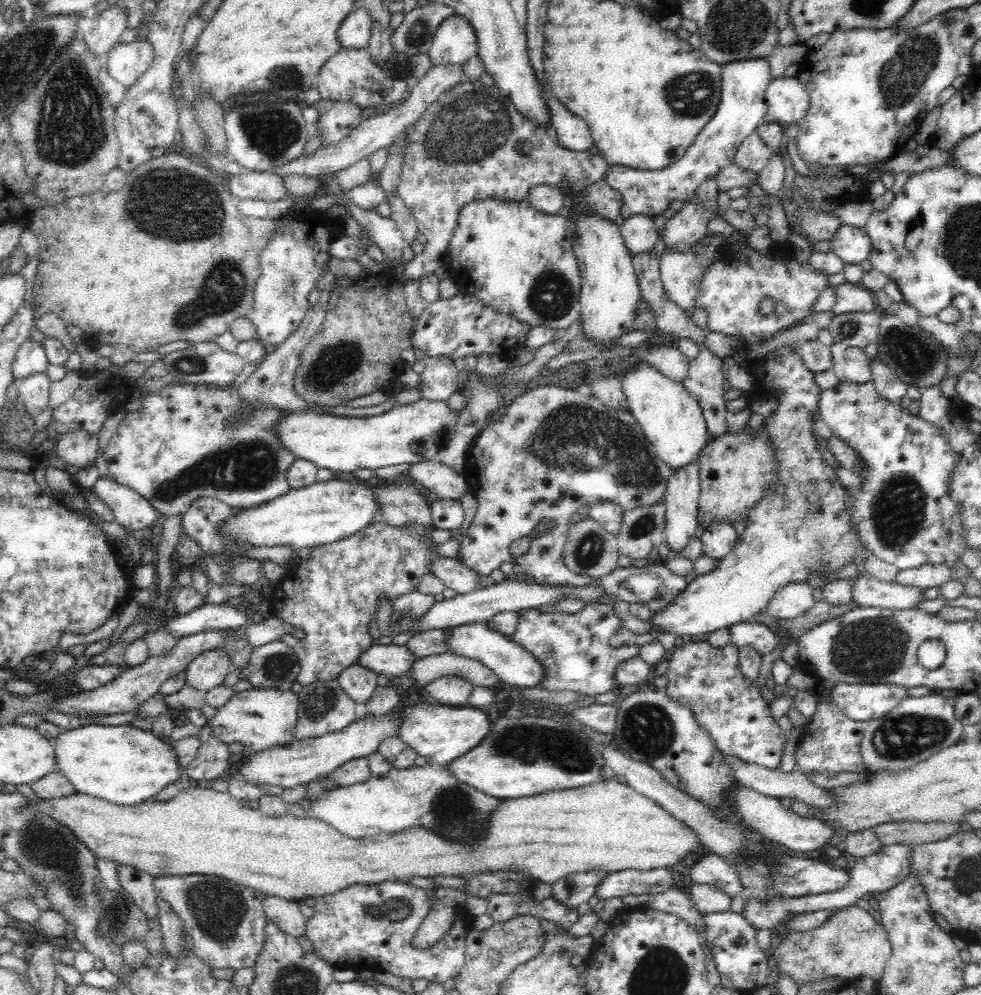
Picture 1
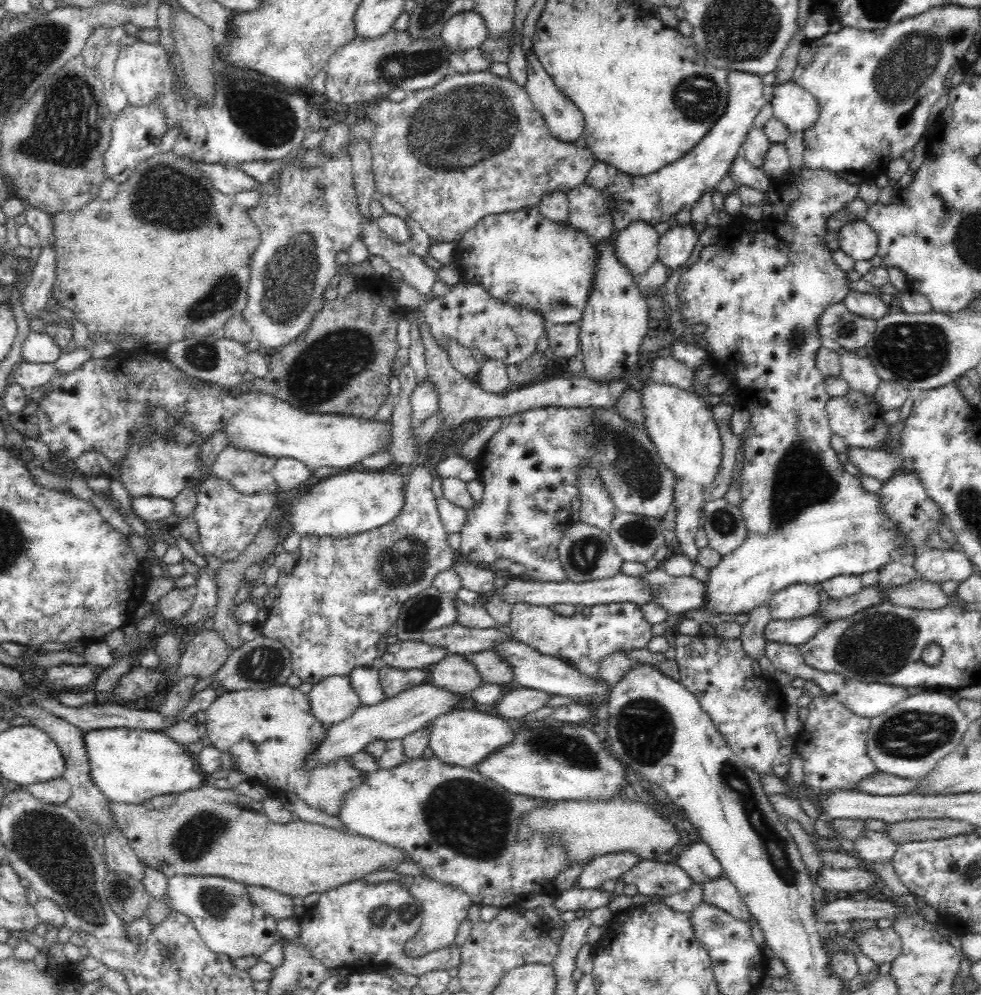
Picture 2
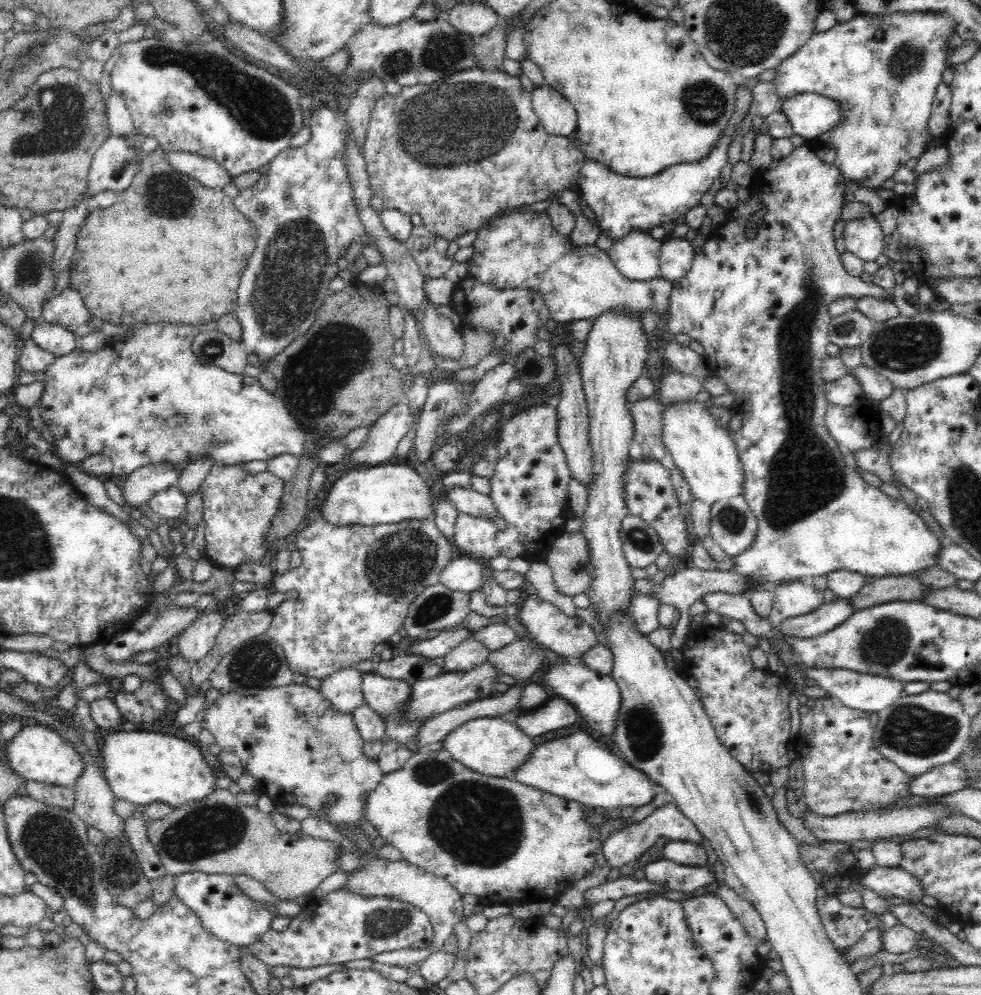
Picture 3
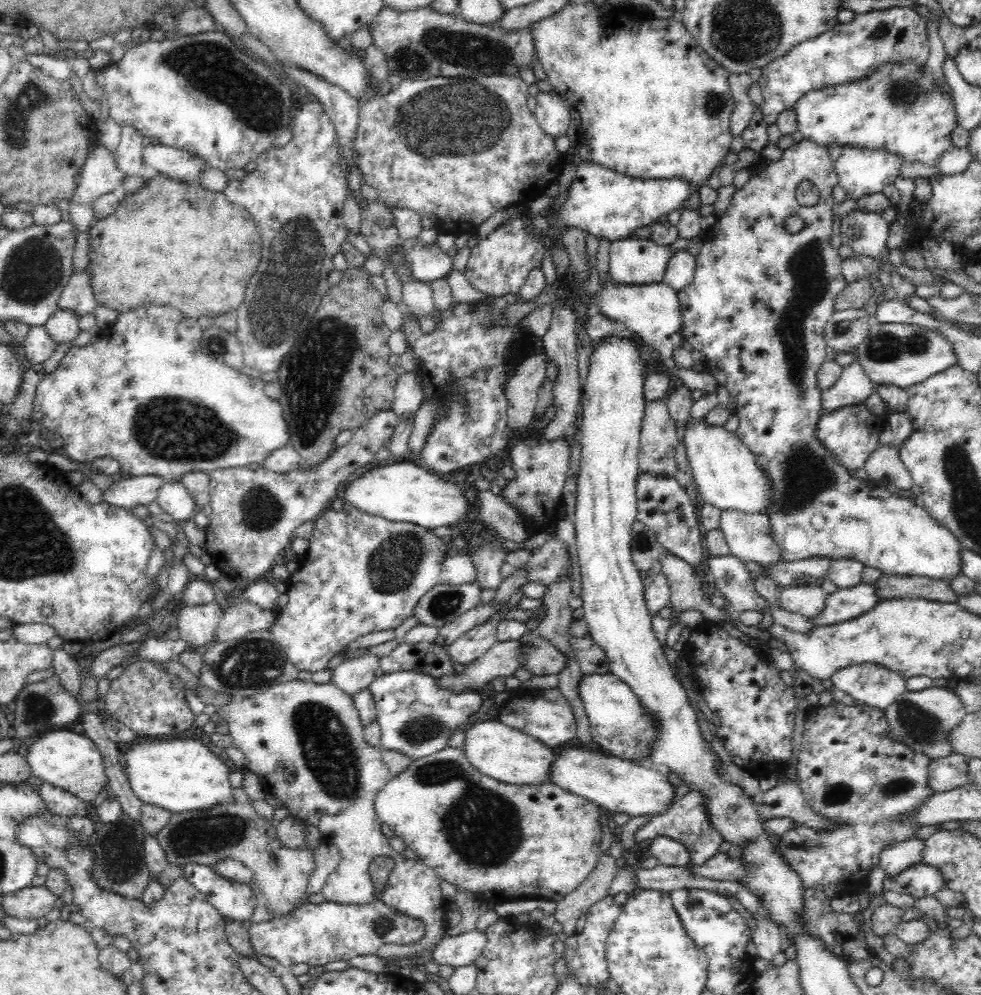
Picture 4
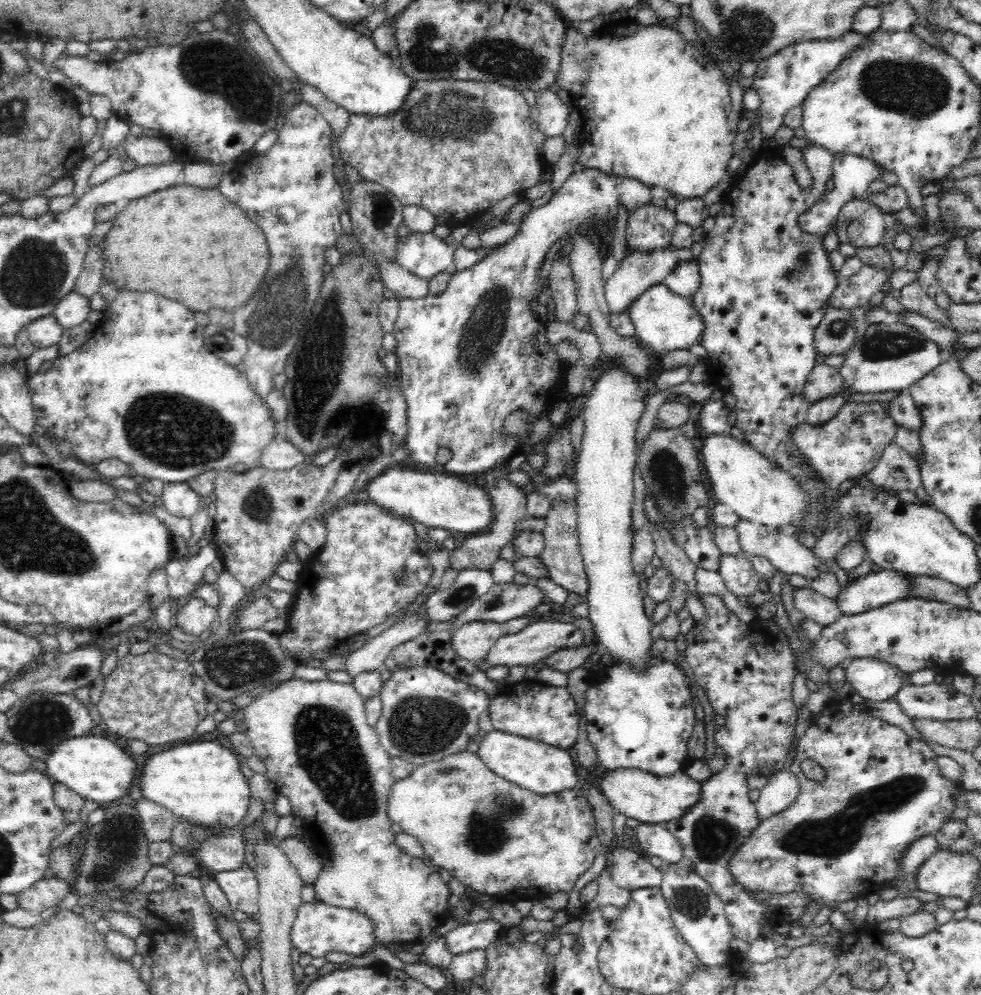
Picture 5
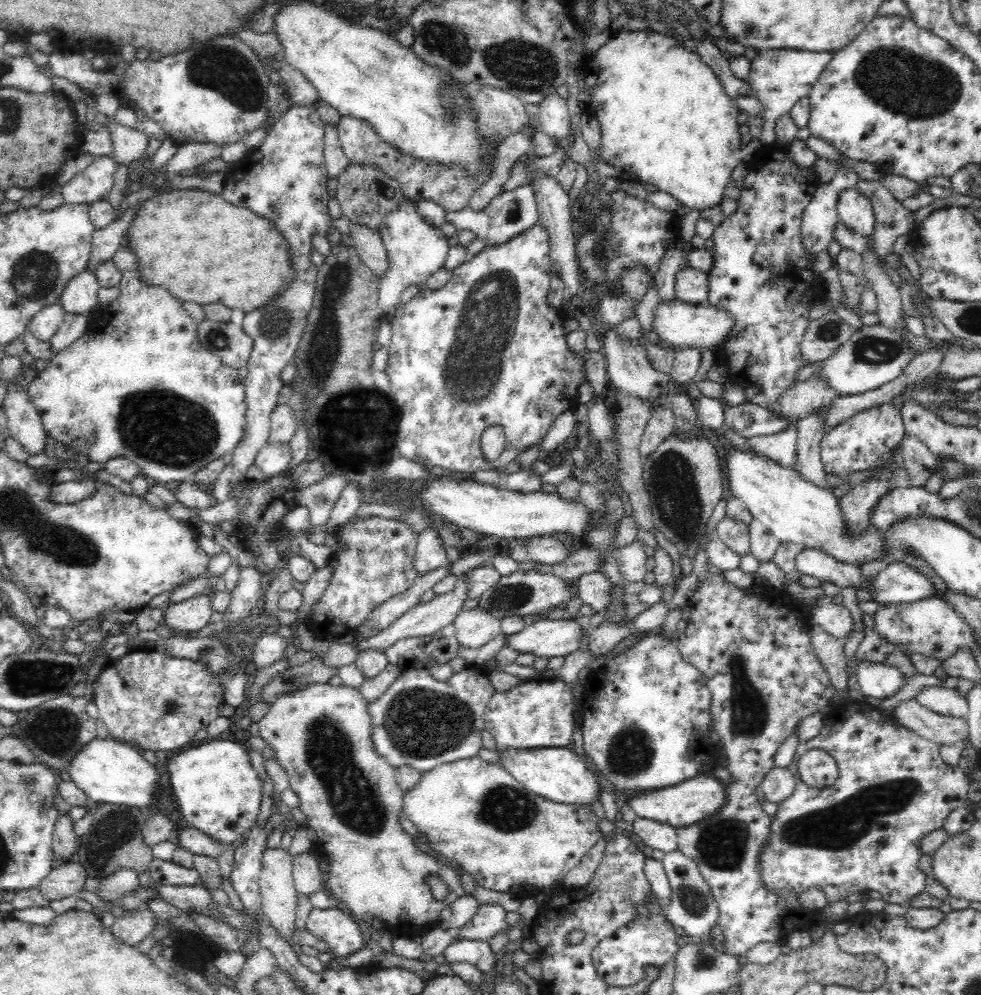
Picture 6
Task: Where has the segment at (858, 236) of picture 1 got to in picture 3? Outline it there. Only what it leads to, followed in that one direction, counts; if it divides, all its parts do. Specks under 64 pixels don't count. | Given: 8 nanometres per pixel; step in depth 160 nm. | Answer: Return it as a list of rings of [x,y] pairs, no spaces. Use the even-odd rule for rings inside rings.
[[[872,216],[845,223],[843,239],[846,250],[864,262],[875,261],[883,253],[884,235]]]

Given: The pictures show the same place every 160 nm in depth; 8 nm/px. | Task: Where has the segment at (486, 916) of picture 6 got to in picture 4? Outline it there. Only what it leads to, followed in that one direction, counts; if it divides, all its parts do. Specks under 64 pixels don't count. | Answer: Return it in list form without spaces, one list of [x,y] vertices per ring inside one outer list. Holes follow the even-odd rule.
[[[474,929],[458,936],[444,937],[430,952],[430,961],[454,968],[472,964],[484,950],[486,935]]]

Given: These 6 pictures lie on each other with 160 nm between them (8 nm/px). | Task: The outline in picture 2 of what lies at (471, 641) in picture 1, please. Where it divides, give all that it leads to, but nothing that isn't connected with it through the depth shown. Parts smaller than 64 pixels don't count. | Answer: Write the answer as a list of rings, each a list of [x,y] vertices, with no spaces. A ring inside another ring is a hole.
[[[502,638],[502,640],[496,640],[492,644],[490,651],[494,651],[500,659],[504,659],[510,665],[513,674],[512,680],[516,684],[520,684],[522,688],[542,690],[548,694],[570,696],[570,698],[581,698],[583,704],[587,703],[594,707],[602,704],[608,698],[606,694],[608,694],[611,686],[606,681],[594,681],[594,679],[582,675],[572,665],[568,665],[552,656],[542,654],[523,642],[512,638]]]

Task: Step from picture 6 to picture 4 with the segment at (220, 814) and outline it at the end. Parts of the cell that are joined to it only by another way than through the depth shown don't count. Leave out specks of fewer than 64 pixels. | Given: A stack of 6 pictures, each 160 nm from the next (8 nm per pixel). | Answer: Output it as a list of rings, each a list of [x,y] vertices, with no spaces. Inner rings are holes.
[[[200,738],[170,742],[137,739],[120,745],[120,752],[131,790],[143,804],[152,804],[179,814],[211,808],[217,803],[232,803],[235,800],[229,782],[228,766]]]

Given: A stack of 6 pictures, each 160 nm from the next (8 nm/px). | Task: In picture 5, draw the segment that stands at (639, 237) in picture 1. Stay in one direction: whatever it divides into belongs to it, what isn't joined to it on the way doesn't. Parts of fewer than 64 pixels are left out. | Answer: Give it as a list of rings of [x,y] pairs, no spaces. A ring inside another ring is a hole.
[[[664,246],[654,251],[635,250],[627,247],[621,261],[613,274],[604,284],[605,301],[612,313],[626,313],[629,305],[636,297],[644,293],[650,286],[662,283],[666,275],[680,262],[694,260],[689,248],[678,248],[677,246]]]

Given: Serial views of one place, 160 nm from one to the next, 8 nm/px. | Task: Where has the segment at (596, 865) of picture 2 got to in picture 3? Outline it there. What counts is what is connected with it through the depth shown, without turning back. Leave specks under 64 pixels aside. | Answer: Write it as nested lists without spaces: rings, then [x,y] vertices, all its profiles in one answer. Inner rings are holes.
[[[671,803],[654,810],[650,816],[638,824],[634,824],[632,828],[611,832],[606,842],[600,846],[599,859],[601,863],[606,863],[609,866],[609,870],[613,868],[620,869],[623,865],[636,867],[638,860],[646,851],[655,846],[657,839],[661,838],[696,843],[698,845],[704,845],[705,841],[696,826],[680,813],[676,804]]]

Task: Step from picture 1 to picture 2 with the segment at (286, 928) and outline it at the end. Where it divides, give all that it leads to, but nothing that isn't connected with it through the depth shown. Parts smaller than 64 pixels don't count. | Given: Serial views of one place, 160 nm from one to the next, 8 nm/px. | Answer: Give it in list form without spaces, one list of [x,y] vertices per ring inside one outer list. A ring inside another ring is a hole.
[[[247,886],[247,891],[251,896],[252,902],[270,914],[275,921],[293,919],[299,921],[302,916],[296,915],[292,897],[287,894],[276,892],[271,888],[259,886]]]

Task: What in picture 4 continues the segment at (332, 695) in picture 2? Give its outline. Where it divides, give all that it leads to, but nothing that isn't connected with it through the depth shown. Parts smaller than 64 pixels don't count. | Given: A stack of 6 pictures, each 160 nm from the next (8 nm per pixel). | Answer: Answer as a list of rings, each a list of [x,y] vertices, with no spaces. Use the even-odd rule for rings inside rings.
[[[374,653],[348,660],[345,659],[339,666],[334,668],[330,682],[346,695],[353,696],[364,689],[376,678],[376,668],[379,667],[379,658]]]

